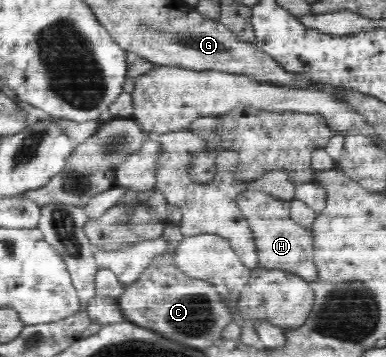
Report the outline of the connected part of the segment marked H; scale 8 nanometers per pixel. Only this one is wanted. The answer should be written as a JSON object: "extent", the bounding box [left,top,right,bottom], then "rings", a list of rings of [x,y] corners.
{"extent":[236,190,318,282],"rings":[[[245,190],[236,197],[236,204],[250,225],[257,246],[259,268],[294,273],[310,282],[317,279],[318,271],[313,257],[314,233],[309,227],[292,220],[290,201],[278,200],[263,192]]]}

